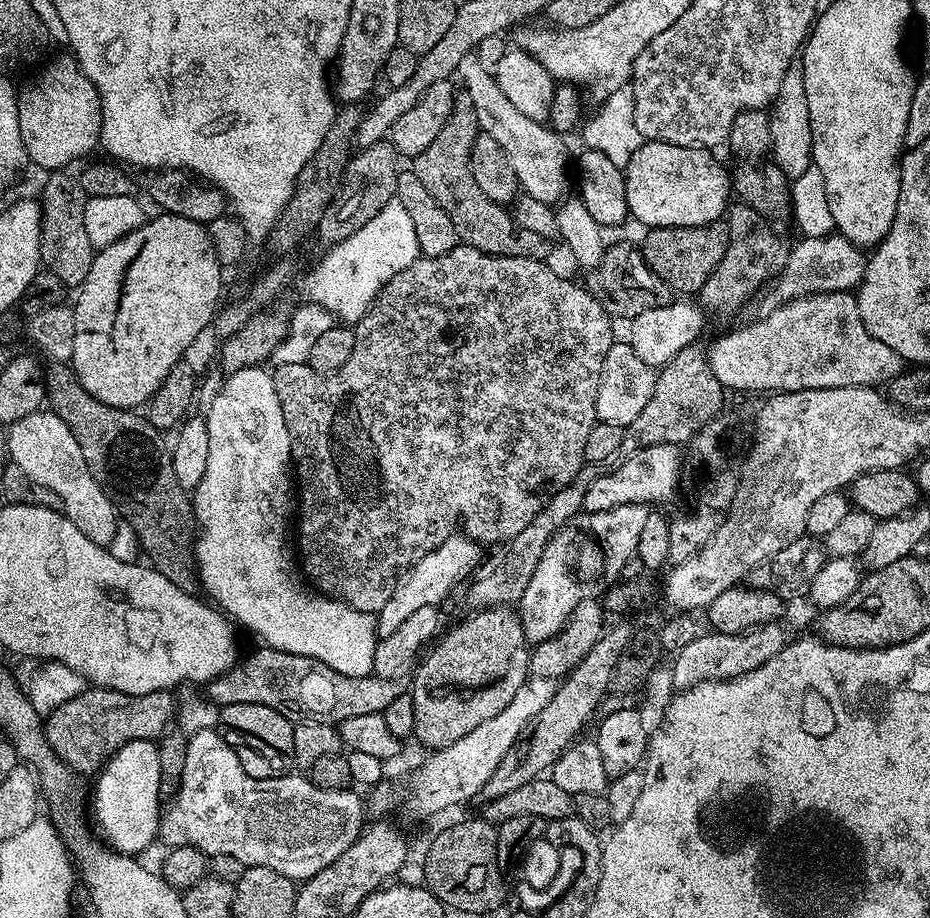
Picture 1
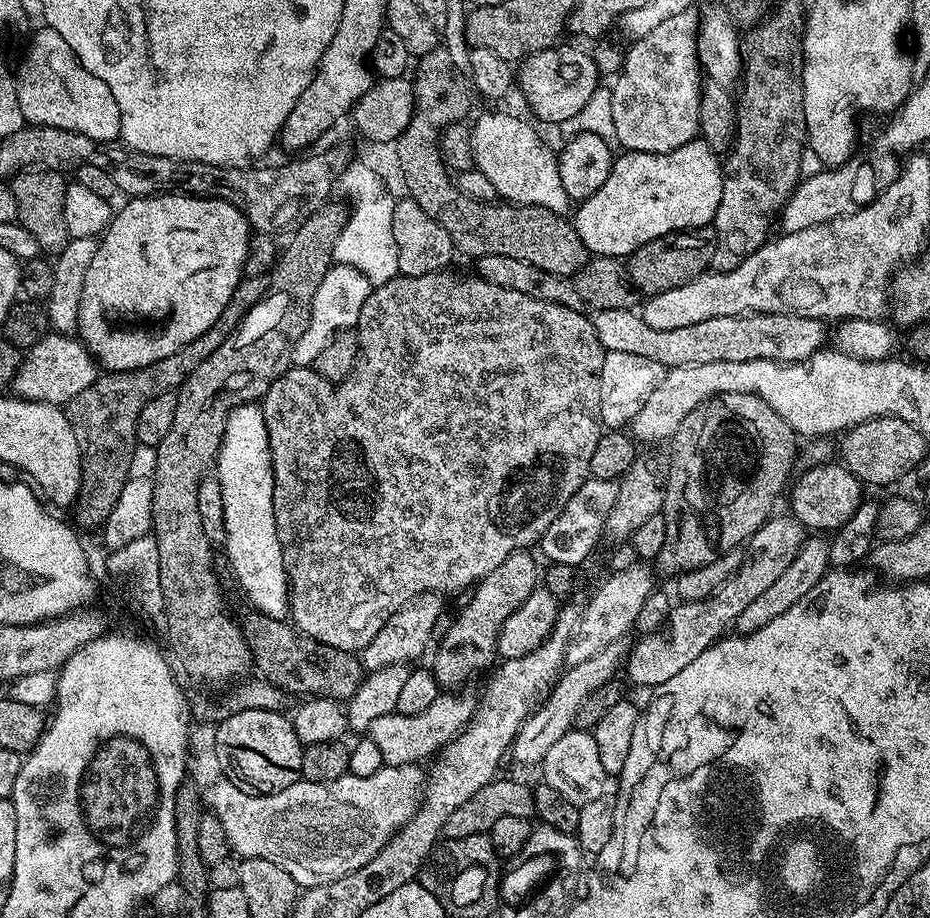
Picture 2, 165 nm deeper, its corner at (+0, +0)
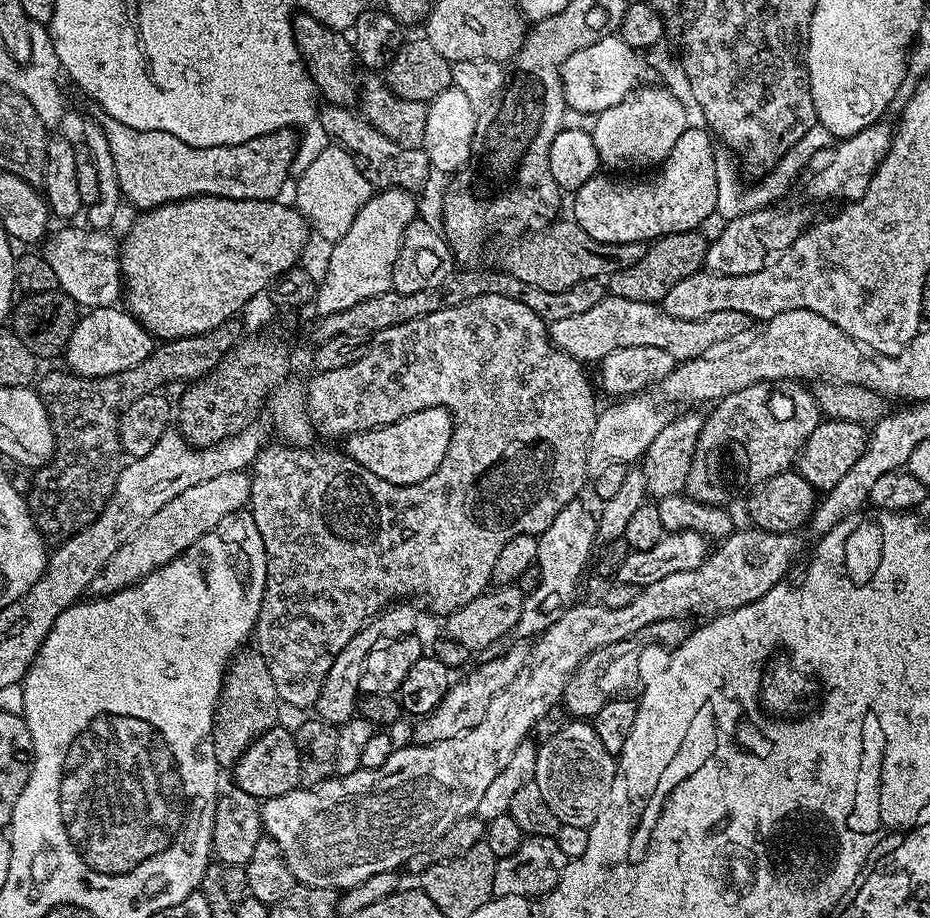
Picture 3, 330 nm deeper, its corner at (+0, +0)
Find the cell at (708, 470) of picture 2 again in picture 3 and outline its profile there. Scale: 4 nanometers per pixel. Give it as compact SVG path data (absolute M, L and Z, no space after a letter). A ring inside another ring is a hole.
M767 380L715 401L713 408L716 409L704 416L702 434L690 462L690 474L686 478L686 495L703 504L728 506L735 496L743 497L749 490L774 478L779 472L789 471L797 463L806 438L814 434L822 419L815 395L804 388L807 387L795 380Z

